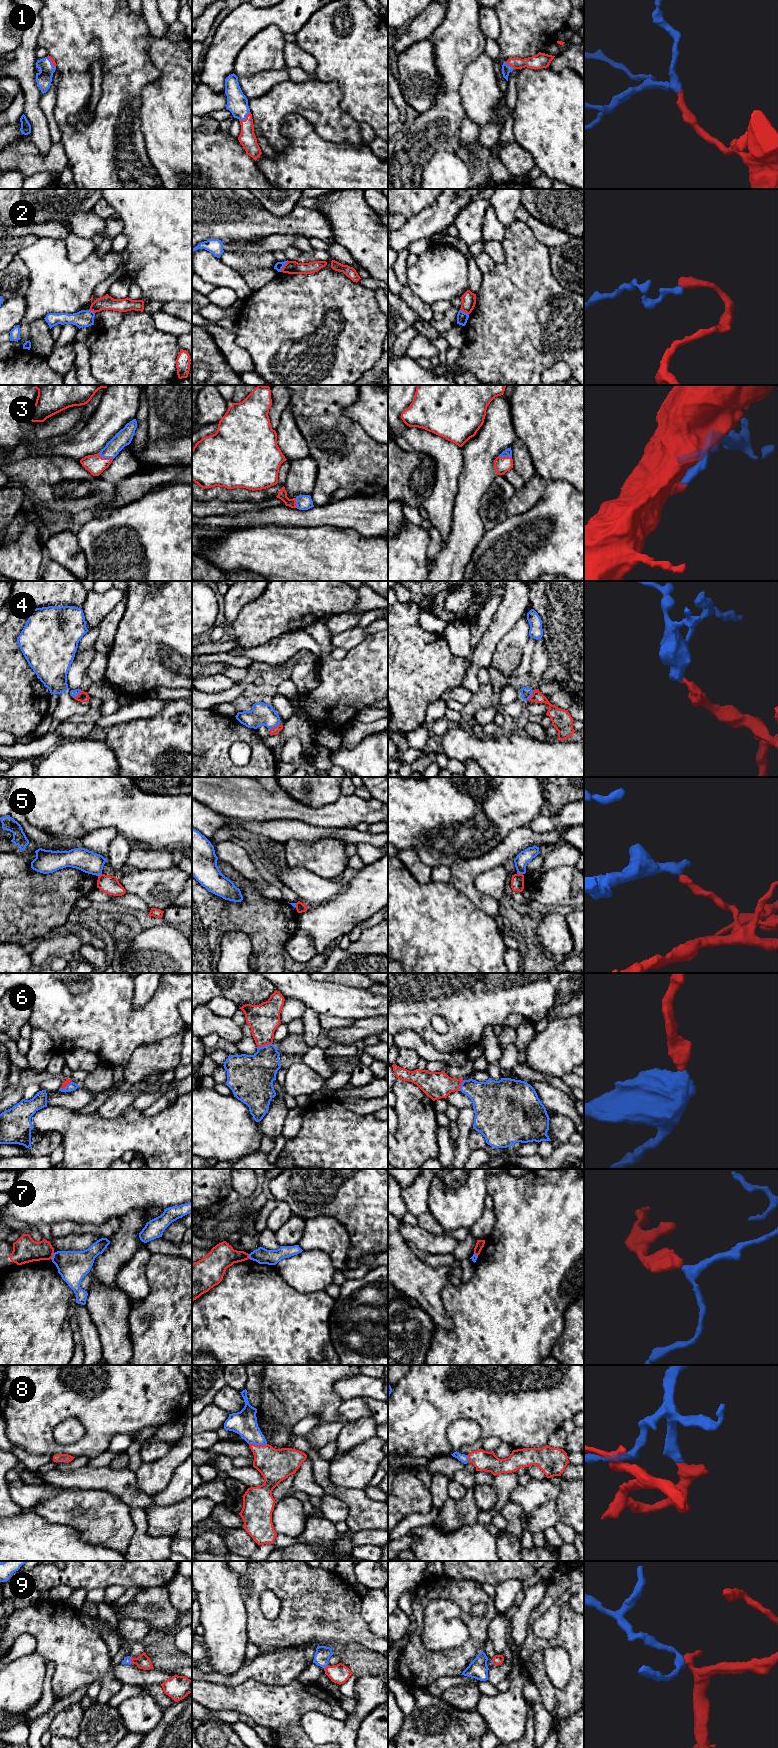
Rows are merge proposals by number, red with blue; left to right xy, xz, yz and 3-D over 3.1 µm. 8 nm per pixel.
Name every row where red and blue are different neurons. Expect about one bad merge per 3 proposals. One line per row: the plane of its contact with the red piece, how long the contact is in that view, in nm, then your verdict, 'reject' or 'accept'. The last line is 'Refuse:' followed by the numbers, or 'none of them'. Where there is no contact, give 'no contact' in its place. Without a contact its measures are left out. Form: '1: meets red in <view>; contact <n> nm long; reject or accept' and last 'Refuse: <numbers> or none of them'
1: meets red in xz; contact 120 nm long; accept
2: meets red in xz; contact 110 nm long; reject
3: meets red in xy; contact 130 nm long; accept
4: meets red in xz; contact 90 nm long; accept
5: meets red in yz; contact 50 nm long; reject
6: meets red in xz; contact 120 nm long; accept
7: meets red in xy; contact 60 nm long; reject
8: meets red in xz; contact 140 nm long; accept
9: meets red in xy; contact 60 nm long; accept
Refuse: 2, 5, 7

